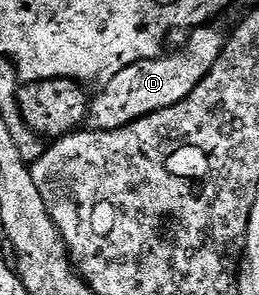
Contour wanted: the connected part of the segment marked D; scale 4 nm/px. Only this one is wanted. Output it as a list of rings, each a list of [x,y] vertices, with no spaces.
[[[201,25],[187,32],[188,40],[184,43],[181,51],[176,51],[173,55],[165,54],[163,57],[154,59],[143,59],[118,73],[107,76],[104,91],[91,96],[88,104],[88,116],[86,118],[86,127],[90,131],[113,131],[122,129],[142,117],[146,117],[155,111],[170,109],[170,105],[178,105],[186,97],[190,97],[192,90],[204,80],[204,74],[212,68],[212,62],[219,55],[220,50],[224,48],[226,38],[225,32],[220,32],[214,25]]]

